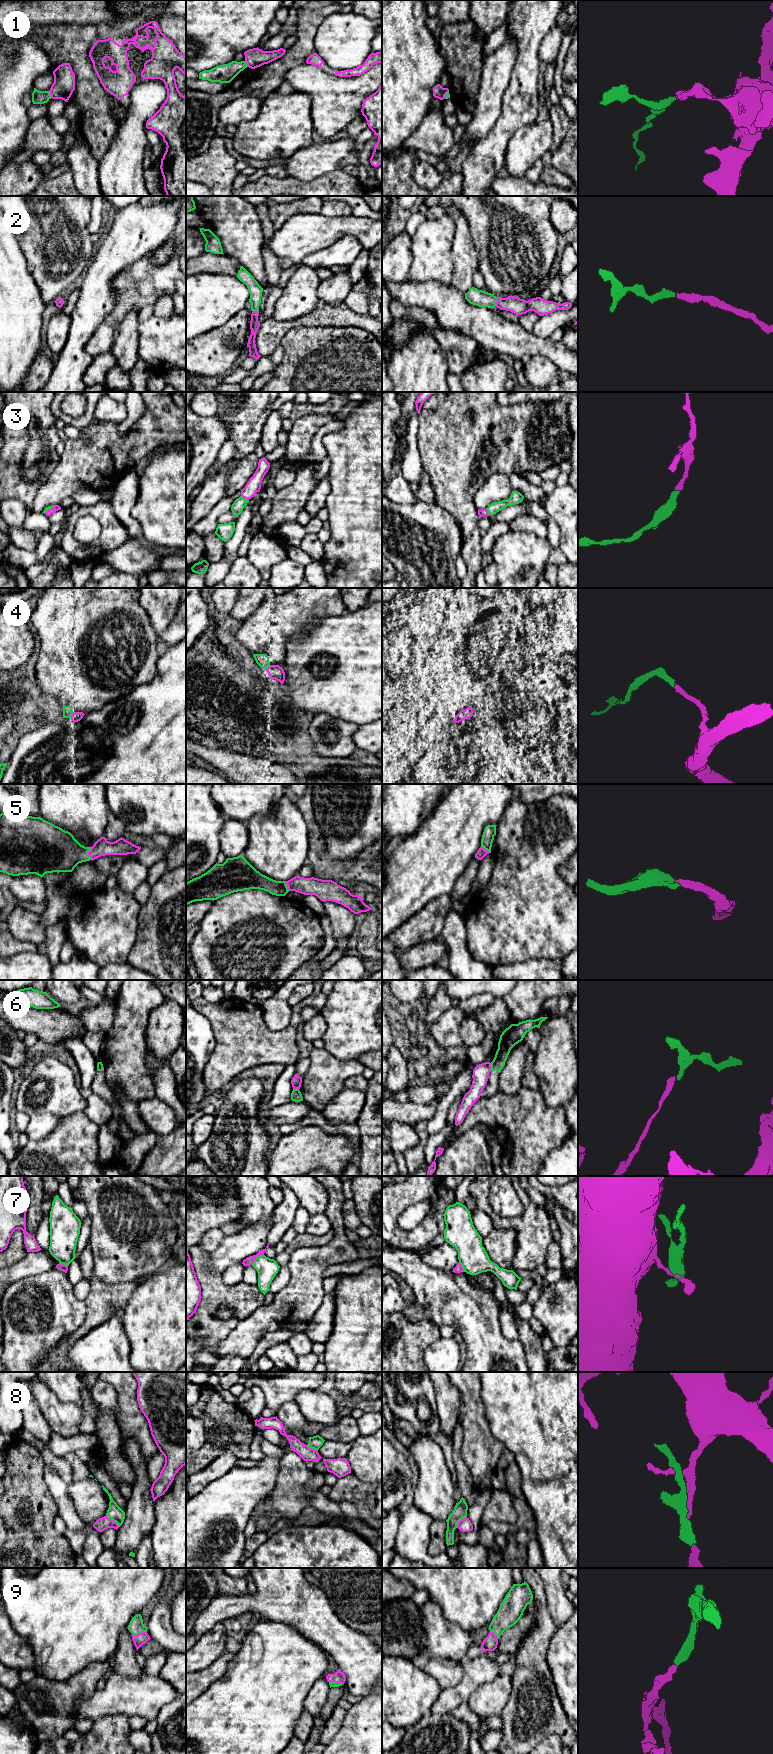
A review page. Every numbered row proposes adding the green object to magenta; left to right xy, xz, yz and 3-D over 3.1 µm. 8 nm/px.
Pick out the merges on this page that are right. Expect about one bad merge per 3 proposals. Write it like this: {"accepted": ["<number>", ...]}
{"accepted": ["2", "3", "4", "5", "9"]}

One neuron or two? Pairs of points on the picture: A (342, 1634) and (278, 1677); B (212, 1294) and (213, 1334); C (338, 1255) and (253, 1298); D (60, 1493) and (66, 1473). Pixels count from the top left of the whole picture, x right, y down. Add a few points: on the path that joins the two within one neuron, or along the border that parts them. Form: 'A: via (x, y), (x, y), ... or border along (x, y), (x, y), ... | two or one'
A: border along (301, 1635), (315, 1642), (330, 1657) | two
B: via (212, 1304), (212, 1309), (207, 1314), (211, 1324) | one
C: border along (262, 1305), (243, 1319) | two
D: border along (45, 1465), (50, 1466), (67, 1485) | two

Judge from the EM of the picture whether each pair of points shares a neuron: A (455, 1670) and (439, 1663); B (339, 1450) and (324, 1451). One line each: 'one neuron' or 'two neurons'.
A: one neuron
B: one neuron

